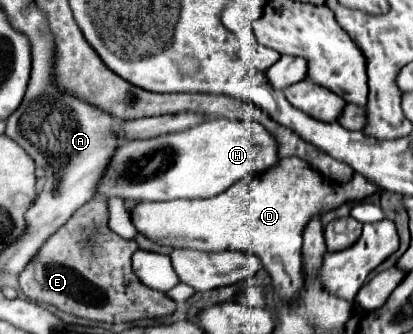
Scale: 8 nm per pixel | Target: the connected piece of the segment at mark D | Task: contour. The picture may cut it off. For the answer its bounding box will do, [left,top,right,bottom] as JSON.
[132,158,378,300]

